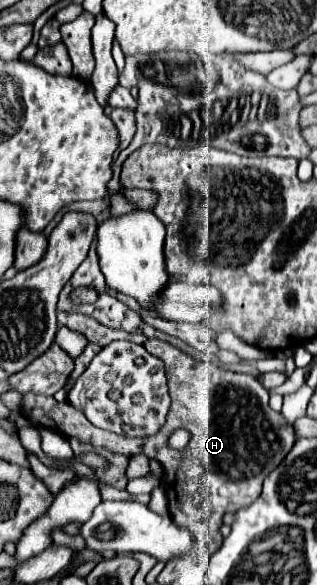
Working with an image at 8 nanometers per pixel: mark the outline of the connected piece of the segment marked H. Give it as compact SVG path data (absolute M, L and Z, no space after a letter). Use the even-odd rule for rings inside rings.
M147 340L143 346L147 348L149 354L159 356L165 362L169 392L171 392L171 400L173 400L167 424L155 436L125 438L125 436L105 432L101 428L91 426L87 422L87 418L75 406L71 406L69 402L61 404L51 396L25 394L21 410L37 428L45 426L45 428L61 432L63 436L77 436L85 442L91 442L95 446L107 446L111 452L119 452L119 454L125 454L125 456L127 454L133 456L133 454L143 450L145 456L149 456L151 460L157 460L163 466L161 486L163 486L167 500L169 500L171 518L175 520L175 524L191 528L191 532L195 532L199 538L205 536L205 540L209 542L211 554L213 554L221 548L221 542L223 542L223 536L219 532L219 528L223 524L223 514L237 512L239 508L247 508L249 504L253 504L259 498L261 484L263 484L265 476L271 470L275 470L283 462L283 458L291 452L293 444L297 442L297 434L295 434L293 426L283 418L281 412L275 412L275 410L269 408L269 392L255 376L237 374L237 372L225 370L221 366L215 366L211 362L195 360L195 358L187 356L185 352L181 352L179 348L175 348L175 346L171 346L169 342L163 342L163 340ZM177 428L183 428L191 434L191 440L183 450L173 450L173 448L167 446L167 438Z

